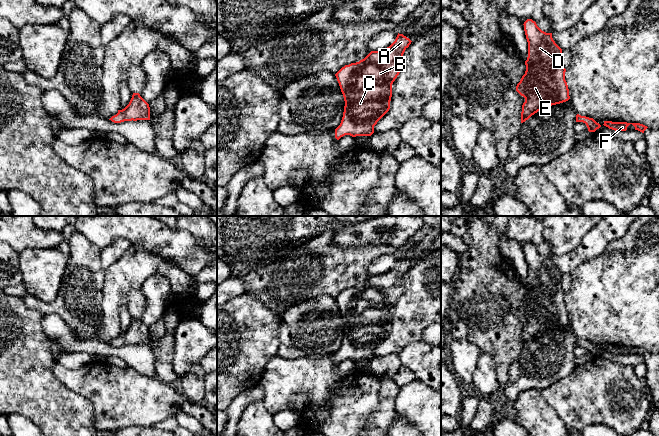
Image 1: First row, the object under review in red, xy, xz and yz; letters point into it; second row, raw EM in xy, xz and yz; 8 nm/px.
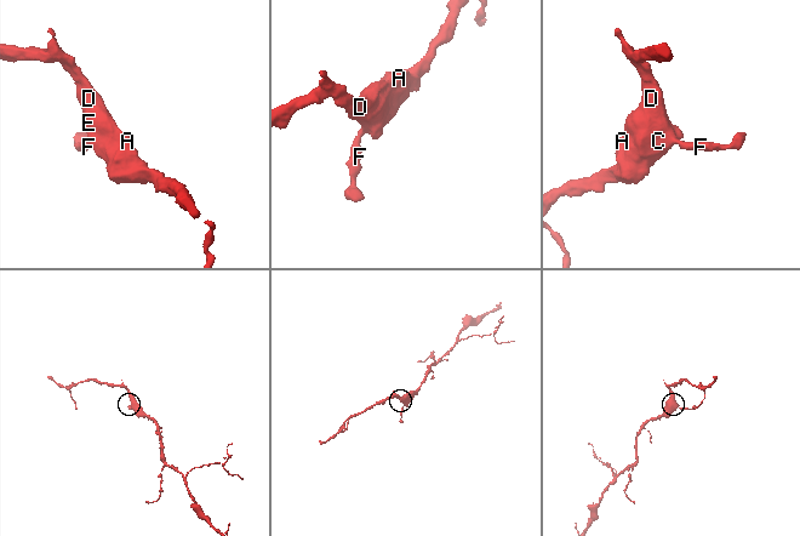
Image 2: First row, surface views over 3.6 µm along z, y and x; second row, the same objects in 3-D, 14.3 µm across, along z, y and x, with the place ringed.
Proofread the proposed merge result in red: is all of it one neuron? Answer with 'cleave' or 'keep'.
keep

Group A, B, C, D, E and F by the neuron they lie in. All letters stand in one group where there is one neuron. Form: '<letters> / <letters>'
A B C D E F

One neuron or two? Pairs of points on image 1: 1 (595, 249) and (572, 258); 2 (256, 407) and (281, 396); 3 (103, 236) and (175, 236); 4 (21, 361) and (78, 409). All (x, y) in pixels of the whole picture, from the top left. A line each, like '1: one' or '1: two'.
1: one
2: two
3: one
4: one

